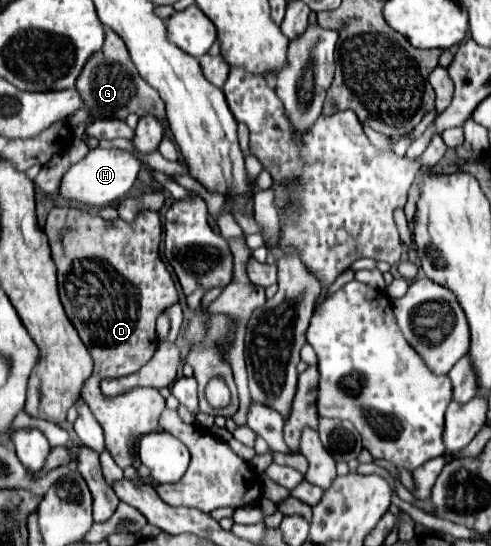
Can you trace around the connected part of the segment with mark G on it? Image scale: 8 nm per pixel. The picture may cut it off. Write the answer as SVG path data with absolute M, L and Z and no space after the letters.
M106 29L106 39L100 51L96 51L90 61L84 65L78 81L76 81L76 91L80 93L88 113L94 119L126 119L130 113L136 113L138 117L142 115L156 115L156 119L162 121L164 125L164 143L160 145L160 153L168 159L168 161L176 161L178 159L178 151L176 145L172 143L170 137L166 137L166 111L164 111L164 103L160 99L160 95L156 93L156 89L152 89L136 71L128 49L124 45L124 41L112 33L112 29Z

